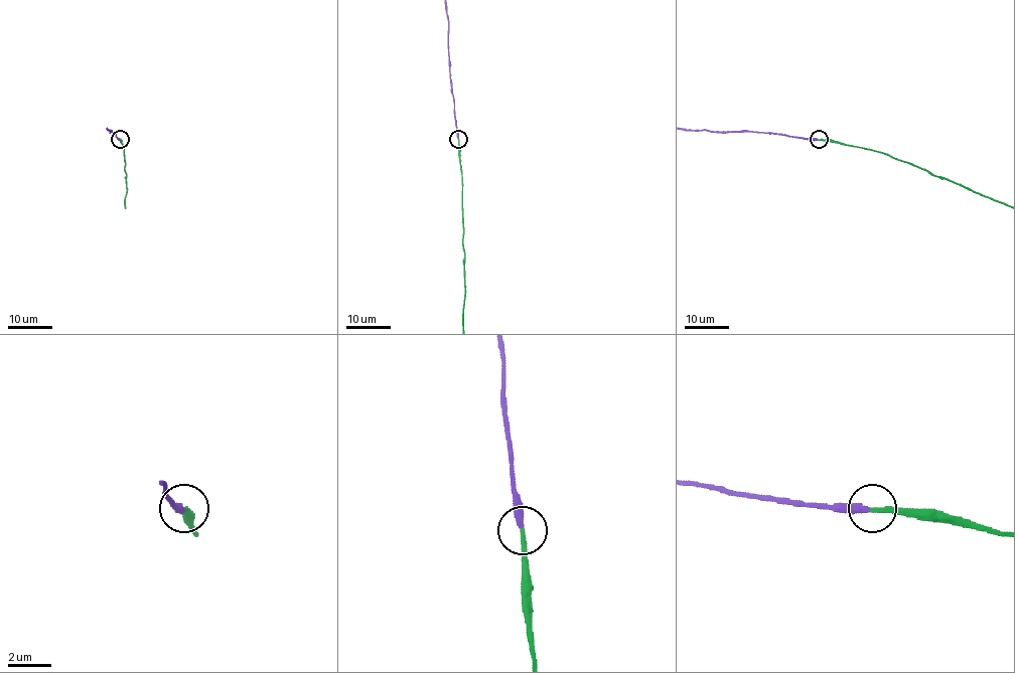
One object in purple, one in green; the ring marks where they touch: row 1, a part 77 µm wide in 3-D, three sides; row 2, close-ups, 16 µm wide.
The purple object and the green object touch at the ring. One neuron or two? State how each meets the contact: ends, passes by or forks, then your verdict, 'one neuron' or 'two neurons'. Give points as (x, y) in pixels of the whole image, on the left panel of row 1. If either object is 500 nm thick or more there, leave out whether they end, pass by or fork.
purple ends | green ends | one neuron

